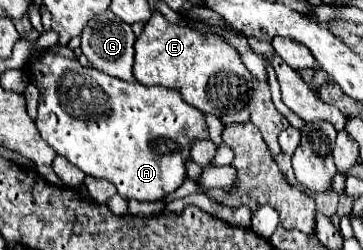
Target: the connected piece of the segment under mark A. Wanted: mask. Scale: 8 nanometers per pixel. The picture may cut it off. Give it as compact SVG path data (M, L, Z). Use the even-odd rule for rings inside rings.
M38 51L28 65L28 79L40 89L36 127L42 139L86 175L106 179L116 185L124 199L158 201L174 193L186 181L186 161L190 159L192 143L196 139L210 139L204 113L188 105L174 89L128 83L104 75L98 69L86 69L74 59L56 57L42 51Z

